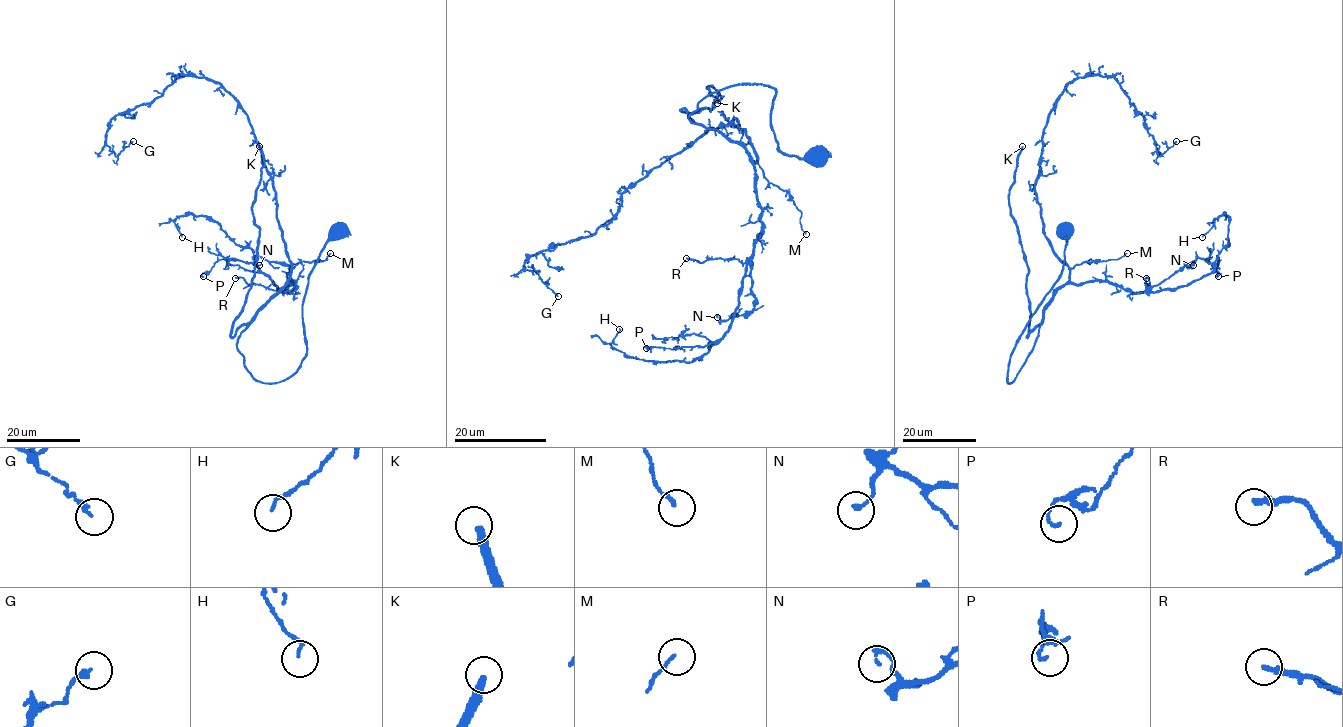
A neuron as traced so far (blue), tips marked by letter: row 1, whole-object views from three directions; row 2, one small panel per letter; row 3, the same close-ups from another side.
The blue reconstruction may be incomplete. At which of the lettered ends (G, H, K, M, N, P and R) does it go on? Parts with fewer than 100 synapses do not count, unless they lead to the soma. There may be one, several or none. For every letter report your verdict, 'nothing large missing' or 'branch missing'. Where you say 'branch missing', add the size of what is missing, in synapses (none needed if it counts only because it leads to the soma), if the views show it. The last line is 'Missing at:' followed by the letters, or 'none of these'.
G: nothing large missing
H: nothing large missing
K: branch missing; 300 synapses
M: nothing large missing
N: nothing large missing
P: nothing large missing
R: nothing large missing
Missing at: K

